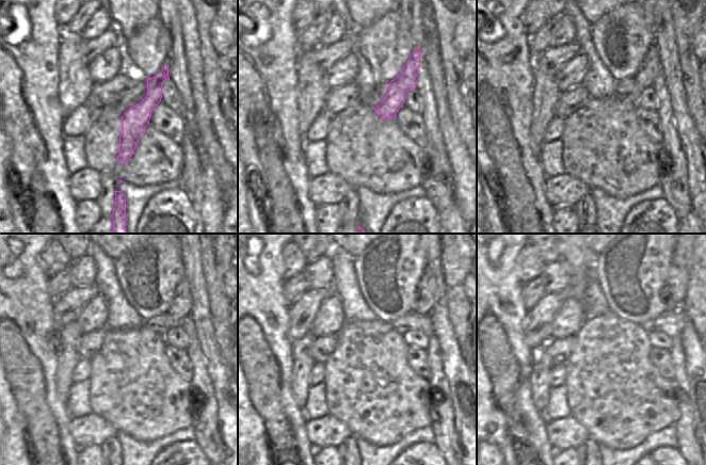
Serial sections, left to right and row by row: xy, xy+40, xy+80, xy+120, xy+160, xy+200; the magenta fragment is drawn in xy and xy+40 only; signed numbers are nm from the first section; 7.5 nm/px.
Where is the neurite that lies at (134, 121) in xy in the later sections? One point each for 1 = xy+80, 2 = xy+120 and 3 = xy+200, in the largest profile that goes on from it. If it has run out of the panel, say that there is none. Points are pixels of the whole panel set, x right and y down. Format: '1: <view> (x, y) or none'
1: xy+80 (651, 66)
2: xy+120 (181, 305)
3: xy+200 (673, 294)

